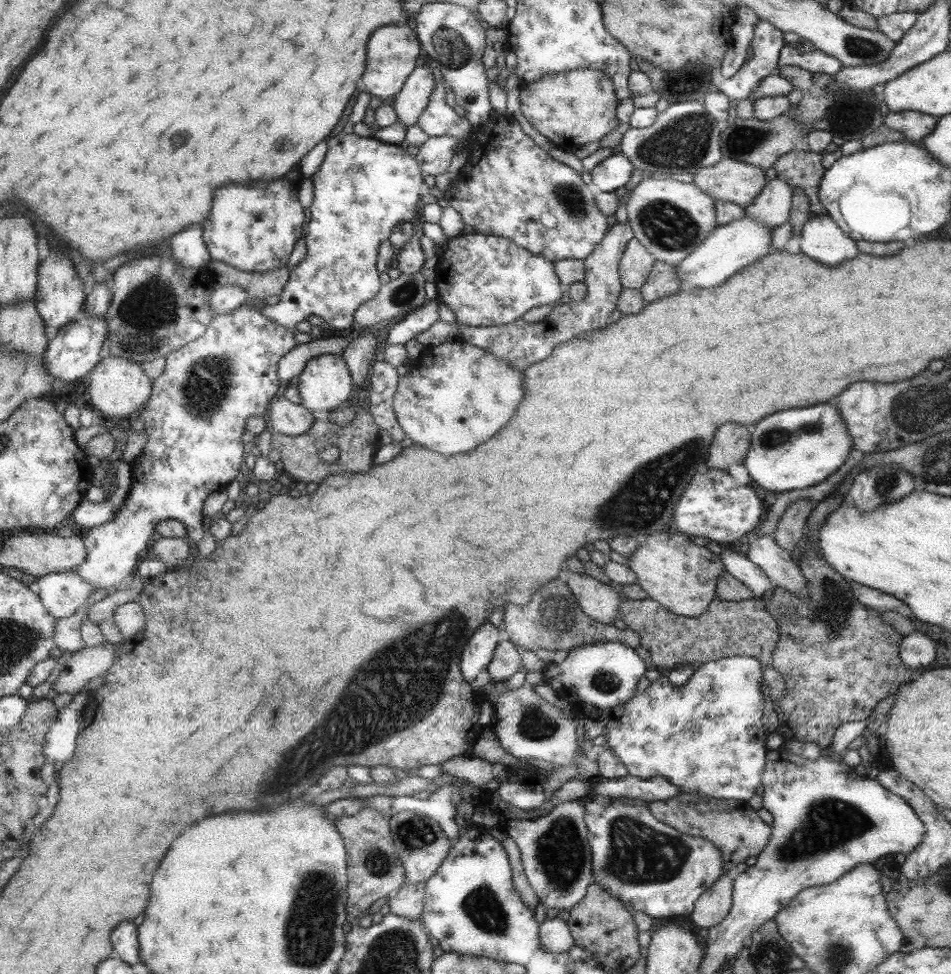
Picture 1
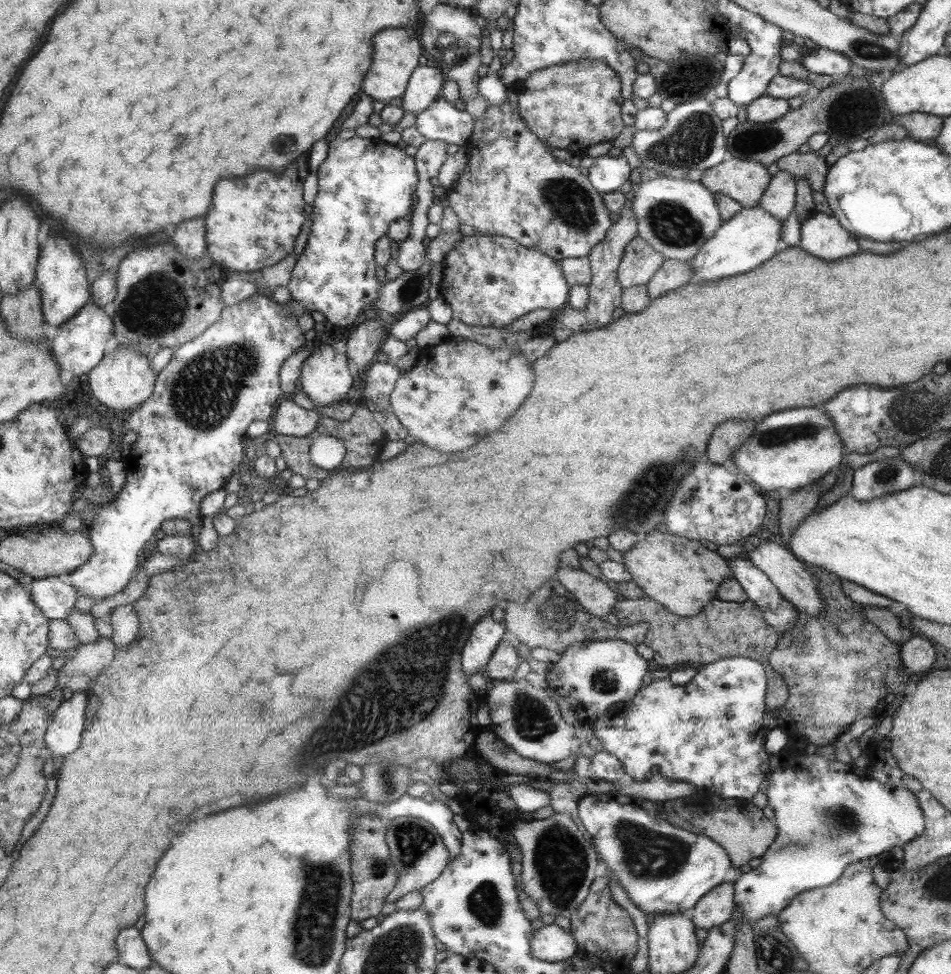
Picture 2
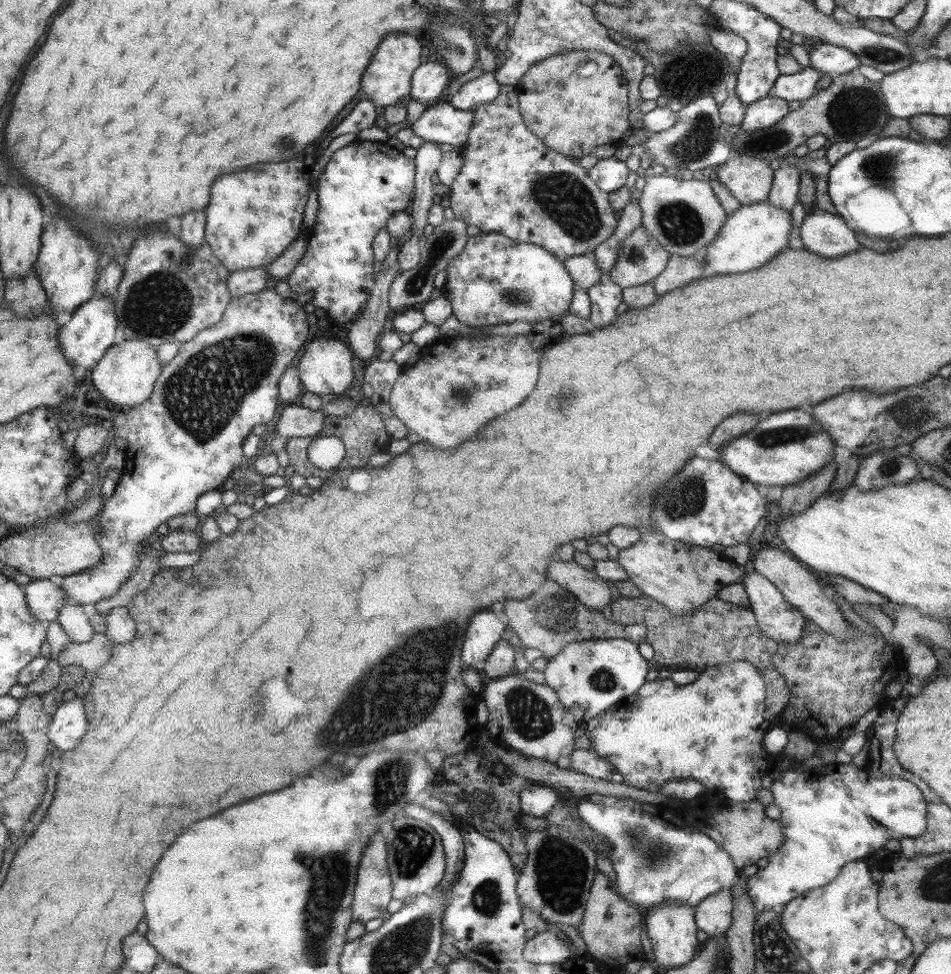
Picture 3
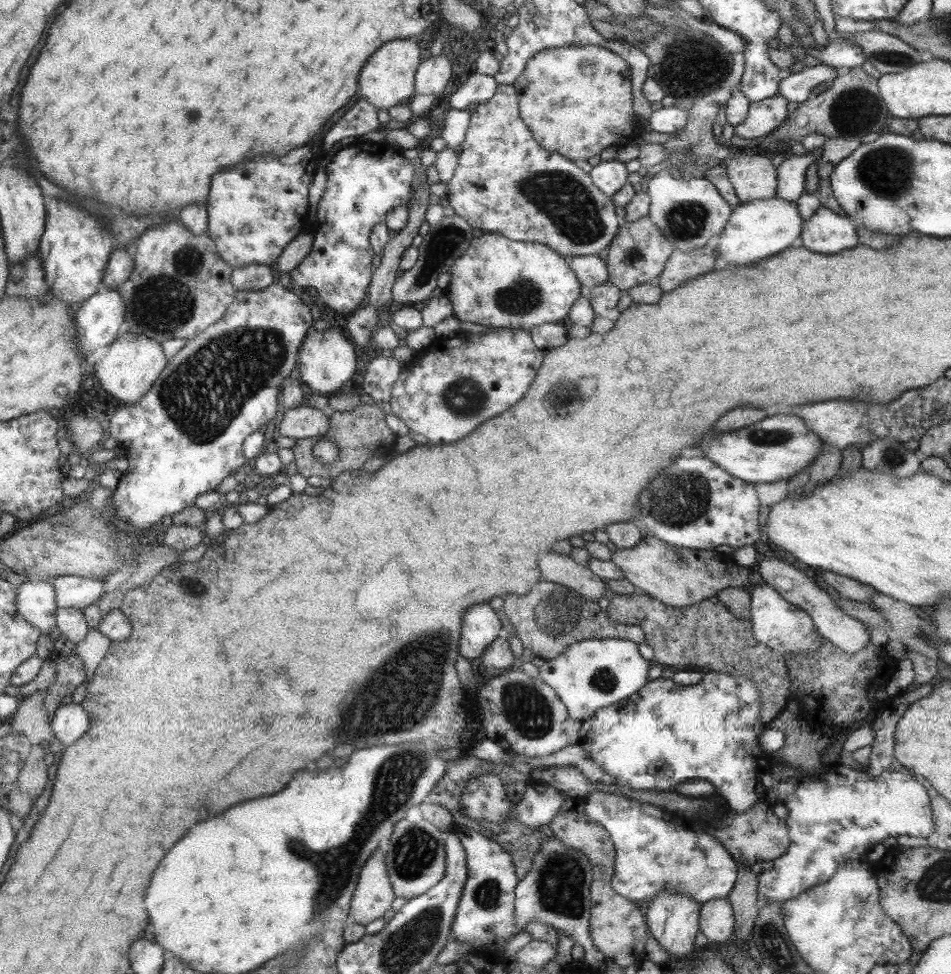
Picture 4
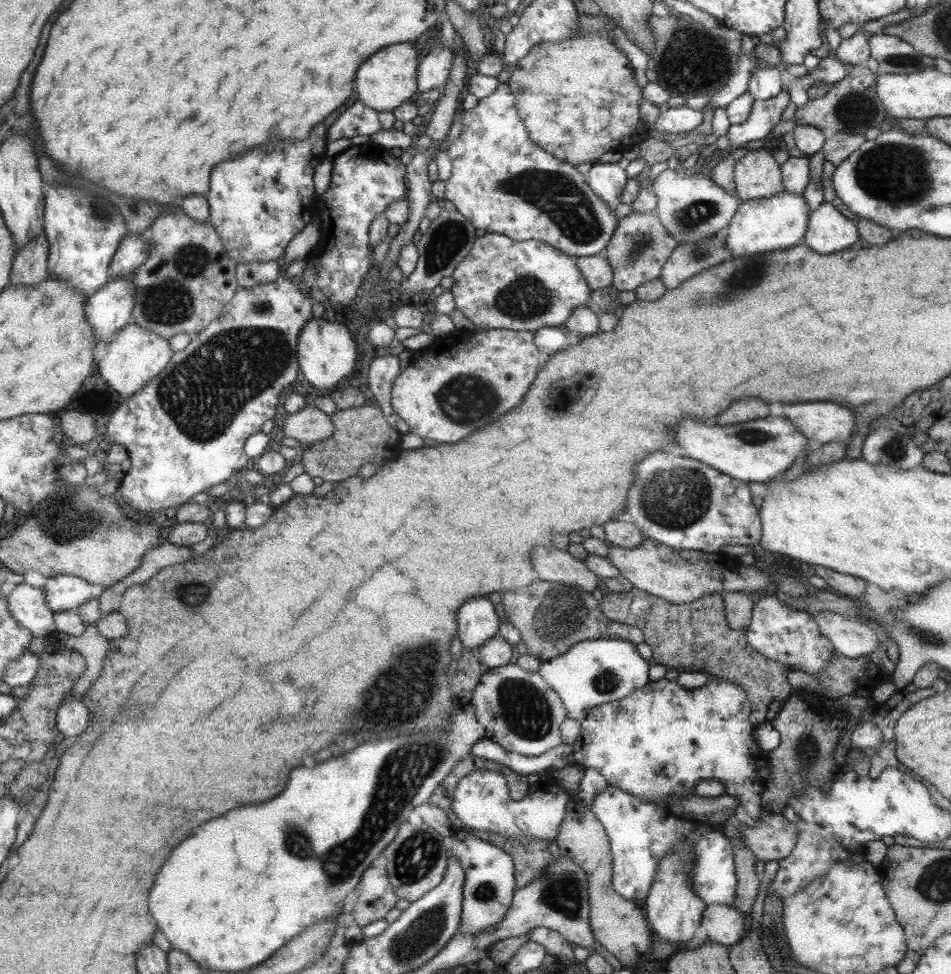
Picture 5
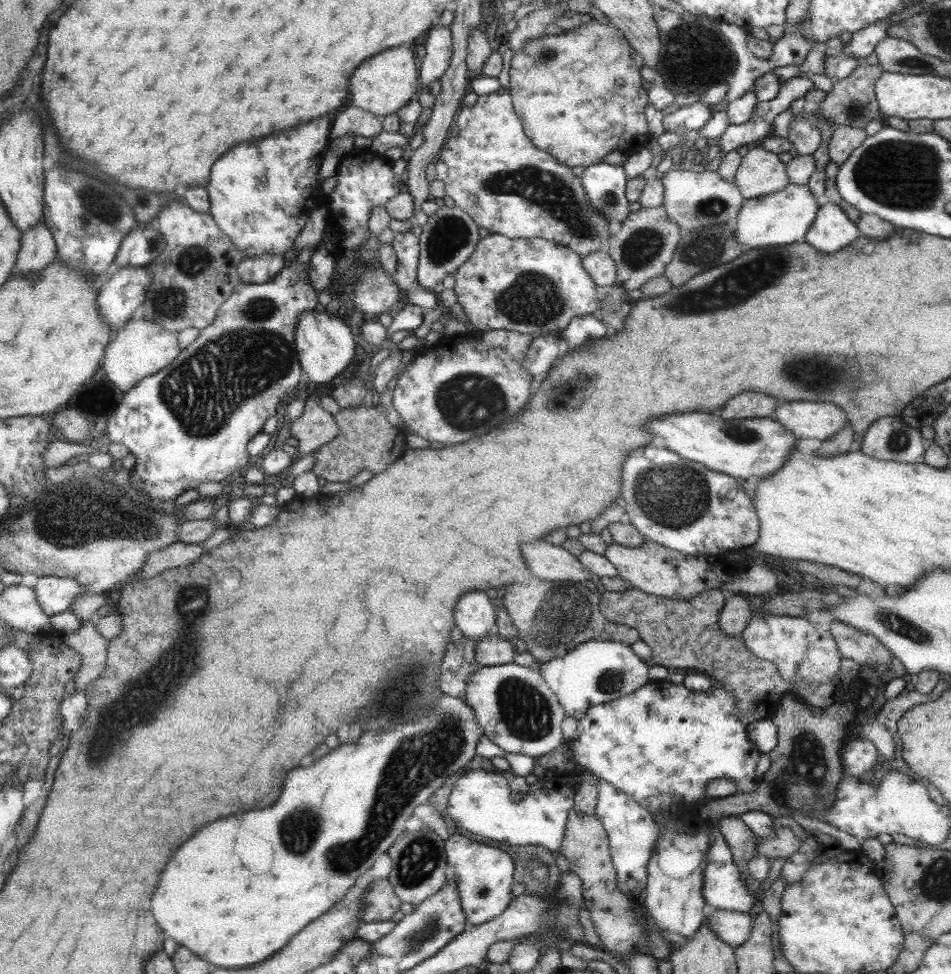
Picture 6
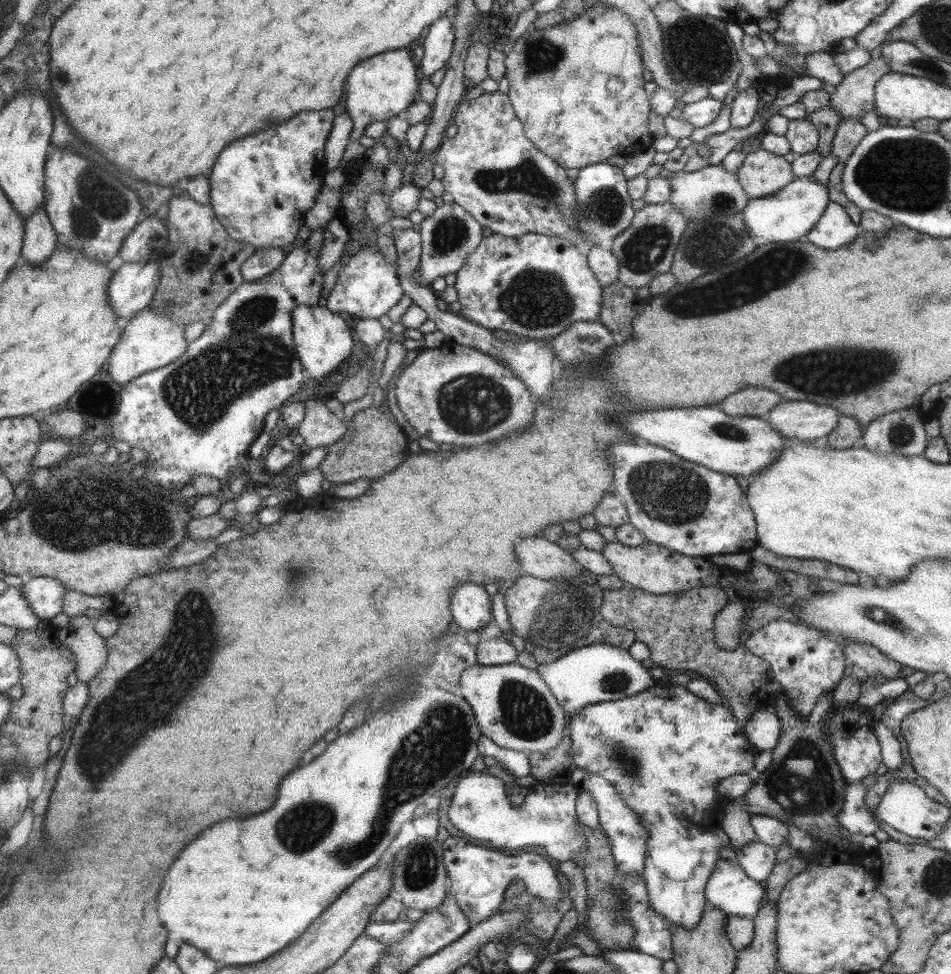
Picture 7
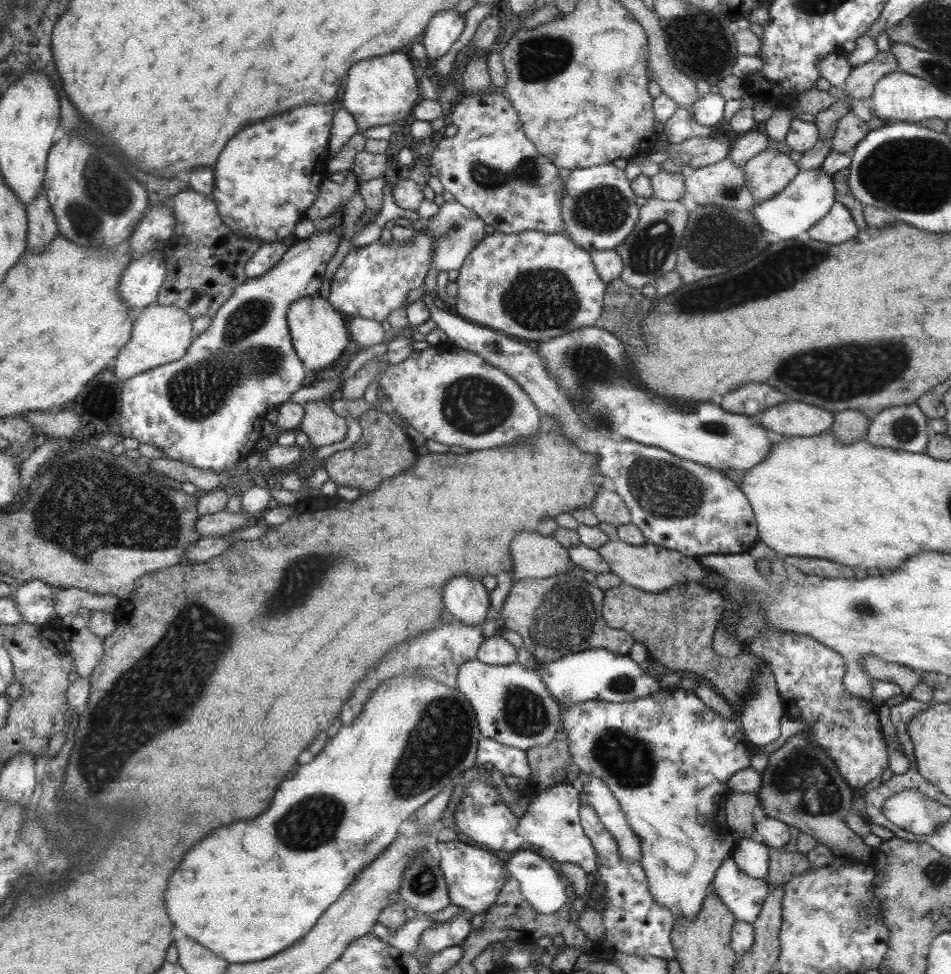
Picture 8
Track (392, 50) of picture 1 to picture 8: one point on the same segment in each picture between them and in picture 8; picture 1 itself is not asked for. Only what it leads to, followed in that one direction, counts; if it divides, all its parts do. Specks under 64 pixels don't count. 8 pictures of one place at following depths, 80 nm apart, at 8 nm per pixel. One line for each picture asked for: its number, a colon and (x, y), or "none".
2: (394, 56)
3: (386, 79)
4: (388, 77)
5: (387, 79)
6: (386, 82)
7: (379, 88)
8: (383, 89)

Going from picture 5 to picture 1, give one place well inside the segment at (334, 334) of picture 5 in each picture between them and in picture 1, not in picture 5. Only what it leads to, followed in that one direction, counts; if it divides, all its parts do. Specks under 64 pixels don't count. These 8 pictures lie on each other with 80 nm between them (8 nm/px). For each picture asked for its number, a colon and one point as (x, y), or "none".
1: (324, 383)
2: (324, 379)
3: (324, 369)
4: (327, 360)

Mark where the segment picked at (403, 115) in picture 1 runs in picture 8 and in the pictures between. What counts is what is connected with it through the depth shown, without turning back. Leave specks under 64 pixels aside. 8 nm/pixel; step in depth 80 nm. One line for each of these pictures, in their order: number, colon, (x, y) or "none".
2: (425, 84)
3: (429, 80)
4: (433, 77)
5: (435, 67)
6: (438, 45)
7: (437, 44)
8: (444, 28)

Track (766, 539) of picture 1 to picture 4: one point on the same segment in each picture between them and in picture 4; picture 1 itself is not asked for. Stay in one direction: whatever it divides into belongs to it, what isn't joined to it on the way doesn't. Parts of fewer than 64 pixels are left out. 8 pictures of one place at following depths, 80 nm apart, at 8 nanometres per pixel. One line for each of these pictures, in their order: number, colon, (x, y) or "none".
2: (796, 585)
3: (791, 579)
4: (831, 623)

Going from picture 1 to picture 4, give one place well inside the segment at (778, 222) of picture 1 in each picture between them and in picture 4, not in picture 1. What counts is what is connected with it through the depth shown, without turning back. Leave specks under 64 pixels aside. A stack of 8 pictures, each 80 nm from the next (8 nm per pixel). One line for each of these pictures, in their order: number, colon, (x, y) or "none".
2: (779, 199)
3: (785, 180)
4: (790, 173)

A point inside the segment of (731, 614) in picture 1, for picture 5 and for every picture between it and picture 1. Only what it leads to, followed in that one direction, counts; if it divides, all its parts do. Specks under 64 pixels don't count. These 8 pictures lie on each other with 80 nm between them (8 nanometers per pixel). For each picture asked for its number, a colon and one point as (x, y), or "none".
2: (723, 629)
3: (719, 632)
4: (706, 635)
5: (695, 636)

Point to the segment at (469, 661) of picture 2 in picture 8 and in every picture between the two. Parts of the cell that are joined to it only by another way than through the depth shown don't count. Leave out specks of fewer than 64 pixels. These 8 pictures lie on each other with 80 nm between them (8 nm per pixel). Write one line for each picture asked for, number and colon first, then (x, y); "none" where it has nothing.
3: (484, 630)
4: (480, 626)
5: (477, 623)
6: (474, 615)
7: (470, 609)
8: (465, 599)

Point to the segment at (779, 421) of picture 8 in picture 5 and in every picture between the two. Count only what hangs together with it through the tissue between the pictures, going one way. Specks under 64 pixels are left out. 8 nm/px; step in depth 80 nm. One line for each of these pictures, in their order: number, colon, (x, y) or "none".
5: (824, 422)
6: (818, 420)
7: (801, 421)

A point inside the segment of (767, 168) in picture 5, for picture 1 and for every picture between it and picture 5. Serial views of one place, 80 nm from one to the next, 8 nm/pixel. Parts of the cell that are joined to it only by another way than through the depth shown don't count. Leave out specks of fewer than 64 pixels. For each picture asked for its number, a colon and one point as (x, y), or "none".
1: (727, 180)
2: (744, 181)
3: (748, 180)
4: (753, 177)

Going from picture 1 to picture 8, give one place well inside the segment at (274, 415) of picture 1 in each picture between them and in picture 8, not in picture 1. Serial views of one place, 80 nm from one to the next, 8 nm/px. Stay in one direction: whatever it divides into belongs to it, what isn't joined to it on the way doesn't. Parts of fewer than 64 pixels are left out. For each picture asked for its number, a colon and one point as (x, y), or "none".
2: (290, 420)
3: (295, 421)
4: (304, 422)
5: (309, 425)
6: (315, 427)
7: (319, 427)
8: (321, 425)

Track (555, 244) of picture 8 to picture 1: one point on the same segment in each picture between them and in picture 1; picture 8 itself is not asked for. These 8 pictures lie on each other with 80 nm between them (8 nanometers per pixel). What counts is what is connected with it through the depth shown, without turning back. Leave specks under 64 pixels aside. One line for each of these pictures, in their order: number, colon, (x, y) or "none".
1: (487, 281)
2: (488, 281)
3: (494, 280)
4: (497, 282)
5: (500, 284)
6: (534, 286)
7: (535, 286)

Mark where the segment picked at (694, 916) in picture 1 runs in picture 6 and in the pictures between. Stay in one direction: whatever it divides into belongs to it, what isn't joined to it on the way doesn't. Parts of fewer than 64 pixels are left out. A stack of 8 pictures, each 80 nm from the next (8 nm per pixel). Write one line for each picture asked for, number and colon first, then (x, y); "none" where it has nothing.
2: (717, 906)
3: (713, 915)
4: (716, 919)
5: (720, 924)
6: (733, 928)

